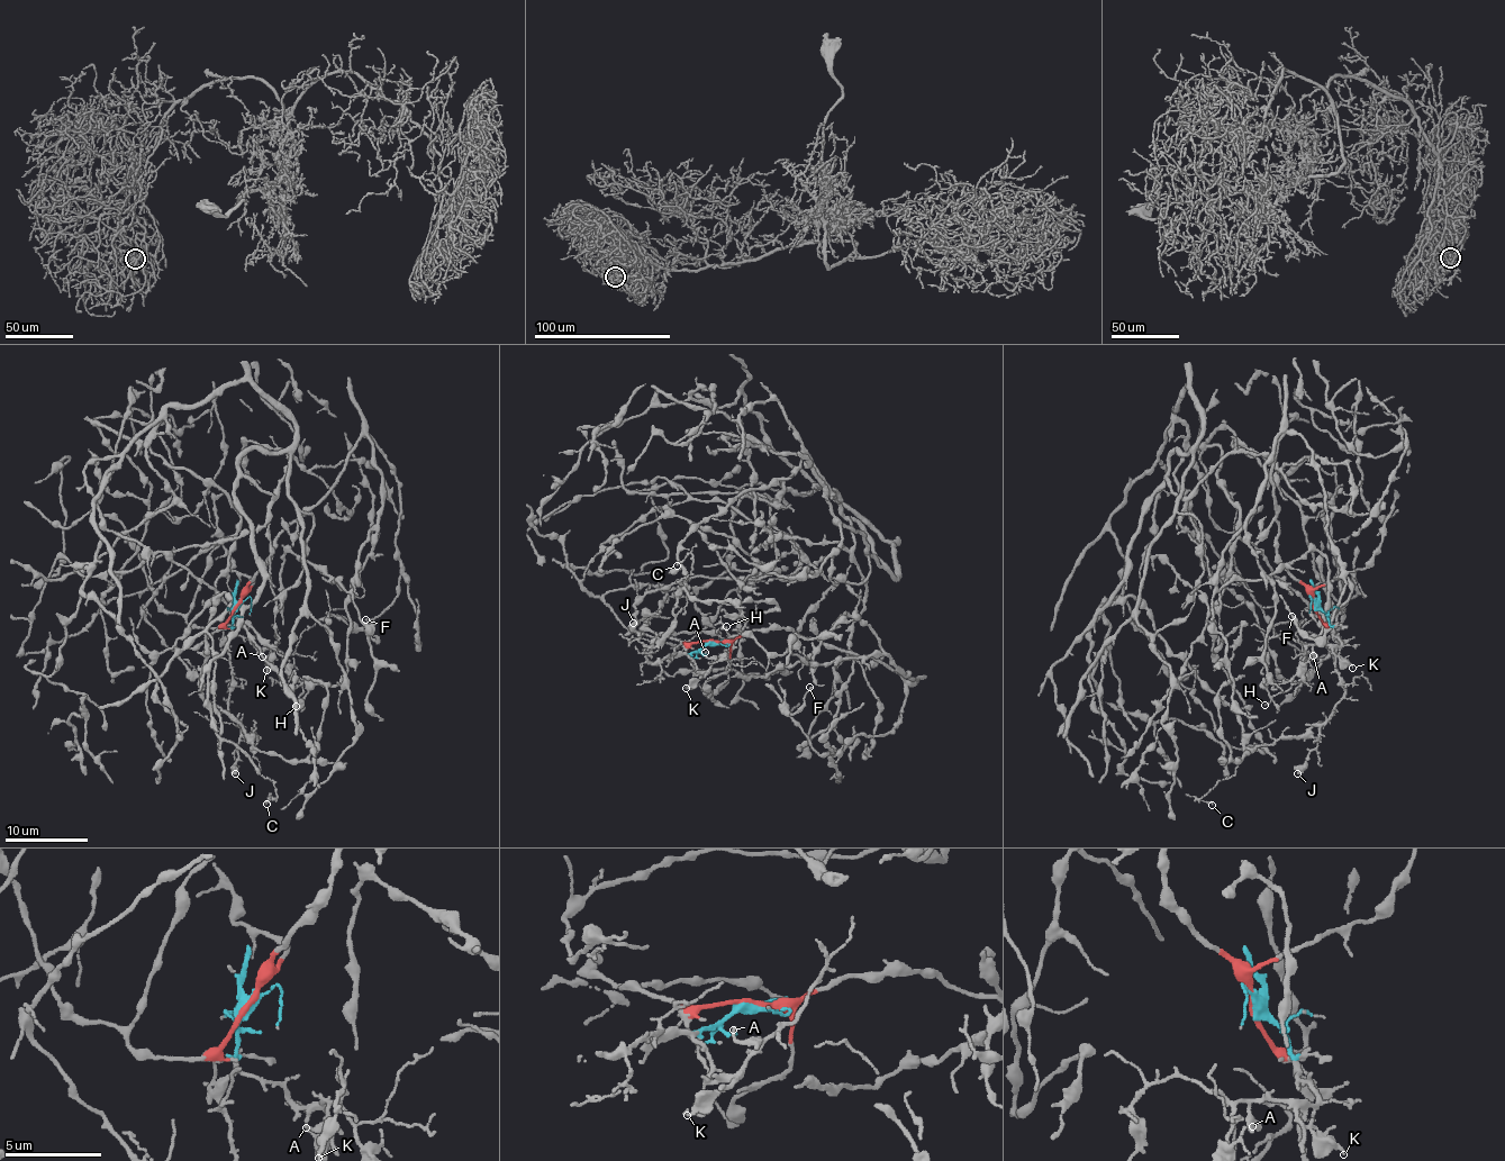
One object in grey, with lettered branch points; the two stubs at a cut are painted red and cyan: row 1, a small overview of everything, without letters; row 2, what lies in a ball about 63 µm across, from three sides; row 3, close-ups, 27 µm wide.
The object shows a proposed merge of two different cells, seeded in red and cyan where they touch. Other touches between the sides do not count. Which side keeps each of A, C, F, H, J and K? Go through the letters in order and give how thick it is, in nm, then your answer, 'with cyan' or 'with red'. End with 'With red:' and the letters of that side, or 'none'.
A: calibre 170 nm; with cyan
C: calibre 110 nm; with cyan
F: calibre 130 nm; with red
H: calibre 90 nm; with cyan
J: calibre 500 nm; with cyan
K: calibre 300 nm; with cyan
With red: F

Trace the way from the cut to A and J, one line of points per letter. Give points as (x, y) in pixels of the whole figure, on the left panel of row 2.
A: (237, 605), (232, 629), (254, 644), (266, 649), (270, 646), (266, 656), (262, 656)
J: (237, 605), (232, 634), (226, 644), (232, 673), (229, 714), (241, 726), (235, 773)

